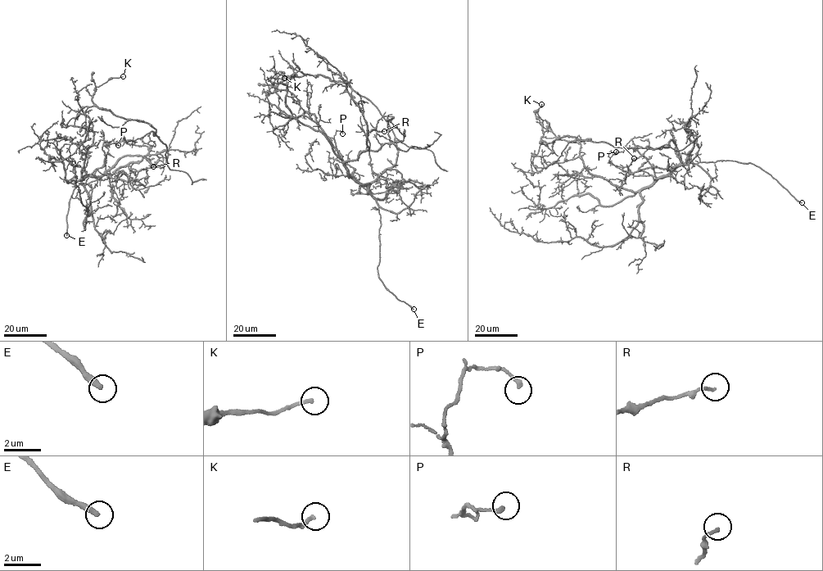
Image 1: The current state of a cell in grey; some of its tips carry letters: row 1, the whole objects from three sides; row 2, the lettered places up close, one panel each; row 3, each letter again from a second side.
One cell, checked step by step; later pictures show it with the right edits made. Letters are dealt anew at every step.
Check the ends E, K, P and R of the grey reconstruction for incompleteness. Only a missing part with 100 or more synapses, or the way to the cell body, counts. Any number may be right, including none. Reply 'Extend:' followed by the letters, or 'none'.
Extend: E

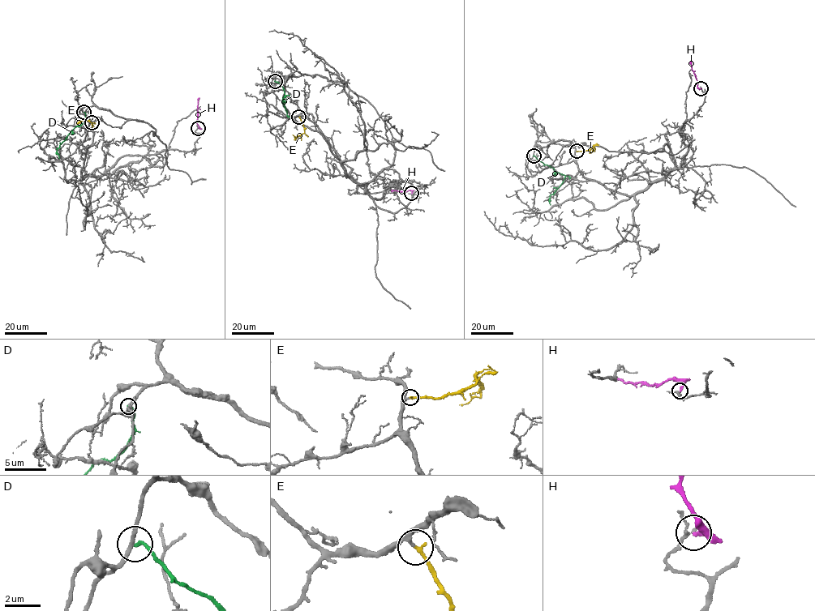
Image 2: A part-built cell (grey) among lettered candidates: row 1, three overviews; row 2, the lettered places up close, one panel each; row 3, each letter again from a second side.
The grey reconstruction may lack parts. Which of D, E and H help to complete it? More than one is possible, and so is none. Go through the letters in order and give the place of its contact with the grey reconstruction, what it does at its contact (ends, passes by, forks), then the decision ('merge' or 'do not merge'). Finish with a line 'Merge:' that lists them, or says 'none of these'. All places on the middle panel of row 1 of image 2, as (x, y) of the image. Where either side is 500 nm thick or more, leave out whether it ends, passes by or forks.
D: (275, 81) | it ends | do not merge
E: (298, 117) | it ends | merge
H: (411, 193) | it ends | do not merge
Merge: E

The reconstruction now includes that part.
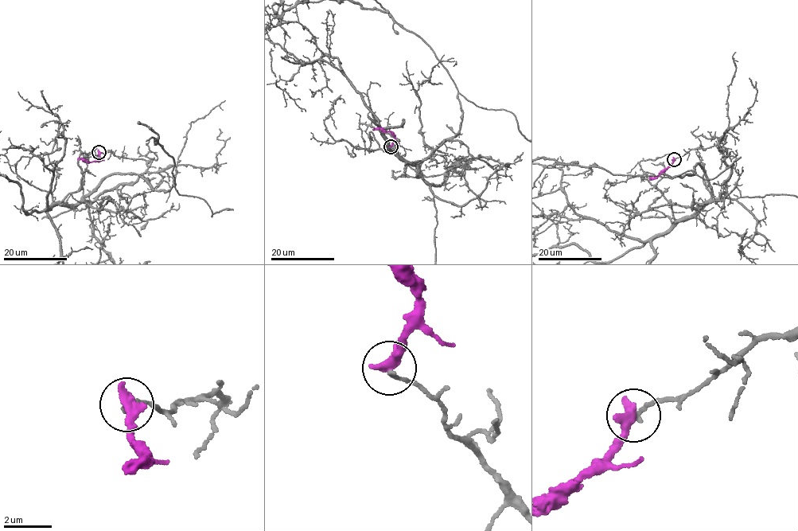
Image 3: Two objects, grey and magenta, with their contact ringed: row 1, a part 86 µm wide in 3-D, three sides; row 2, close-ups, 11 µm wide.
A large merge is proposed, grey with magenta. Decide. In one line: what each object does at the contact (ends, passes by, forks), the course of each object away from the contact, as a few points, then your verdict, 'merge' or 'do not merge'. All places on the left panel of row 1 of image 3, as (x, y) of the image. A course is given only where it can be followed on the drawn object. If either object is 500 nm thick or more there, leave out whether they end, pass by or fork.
grey ends | magenta ends | magenta via (99, 152), (101, 158), (97, 161), (77, 160) | do not merge

